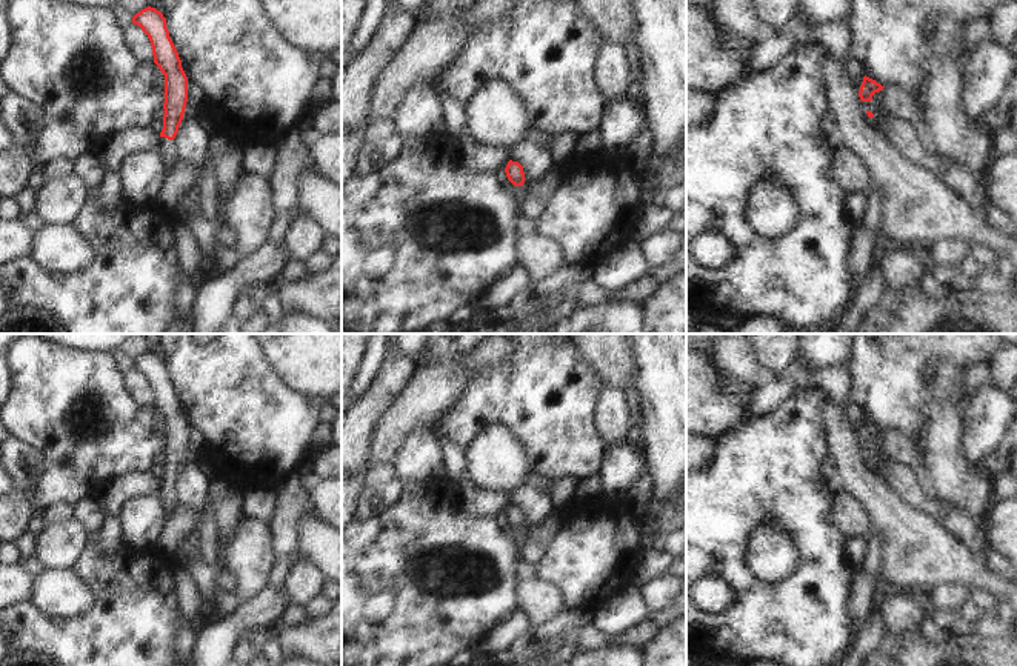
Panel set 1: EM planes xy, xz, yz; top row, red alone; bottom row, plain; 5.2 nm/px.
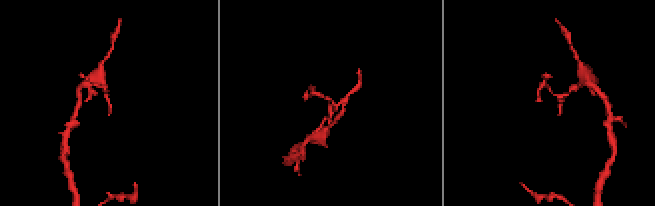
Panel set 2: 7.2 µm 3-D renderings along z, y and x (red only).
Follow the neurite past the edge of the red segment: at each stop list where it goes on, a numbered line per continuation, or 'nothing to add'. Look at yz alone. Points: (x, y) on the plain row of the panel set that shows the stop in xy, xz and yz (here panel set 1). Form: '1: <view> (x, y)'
nothing to add

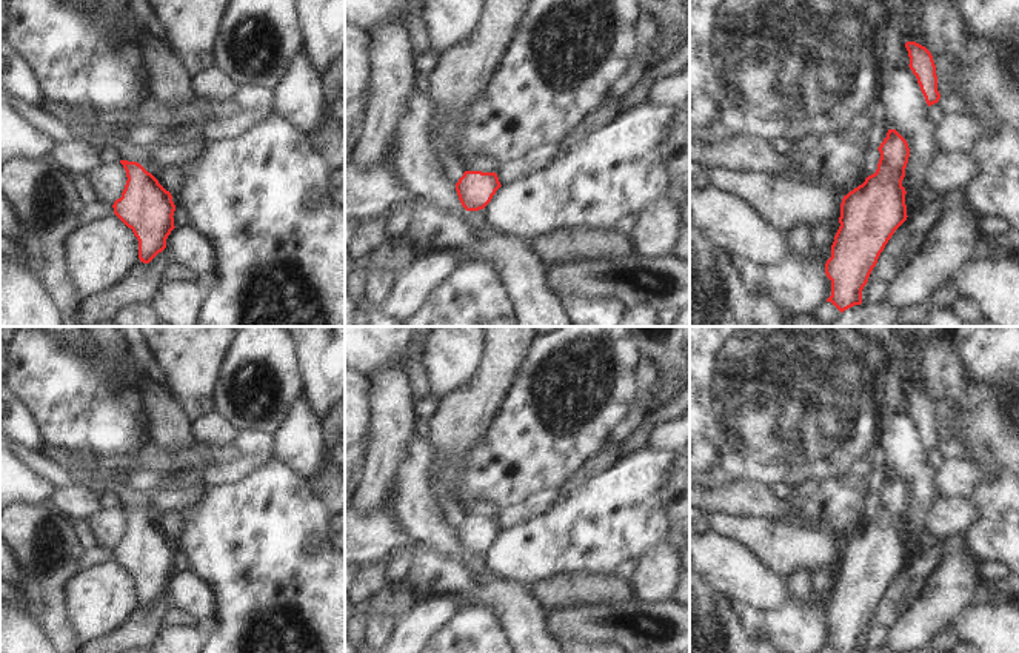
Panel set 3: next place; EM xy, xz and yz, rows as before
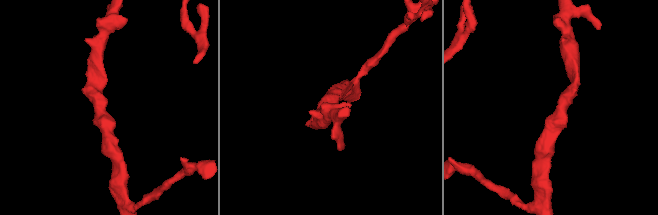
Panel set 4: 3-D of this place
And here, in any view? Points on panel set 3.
nothing to add

